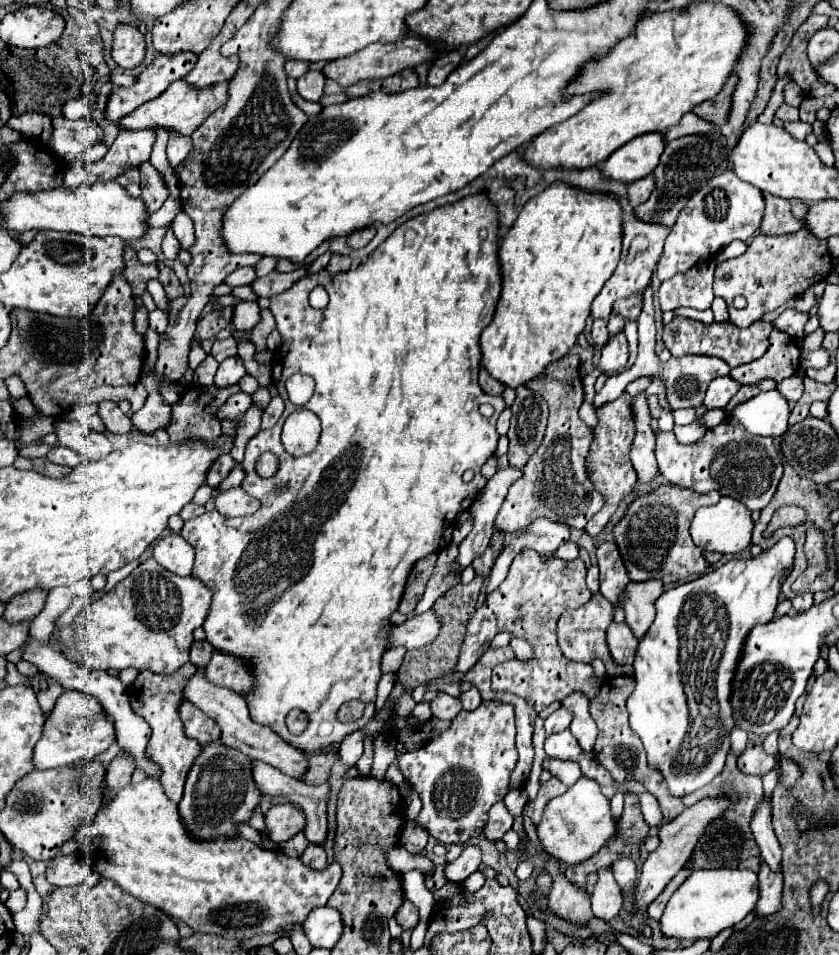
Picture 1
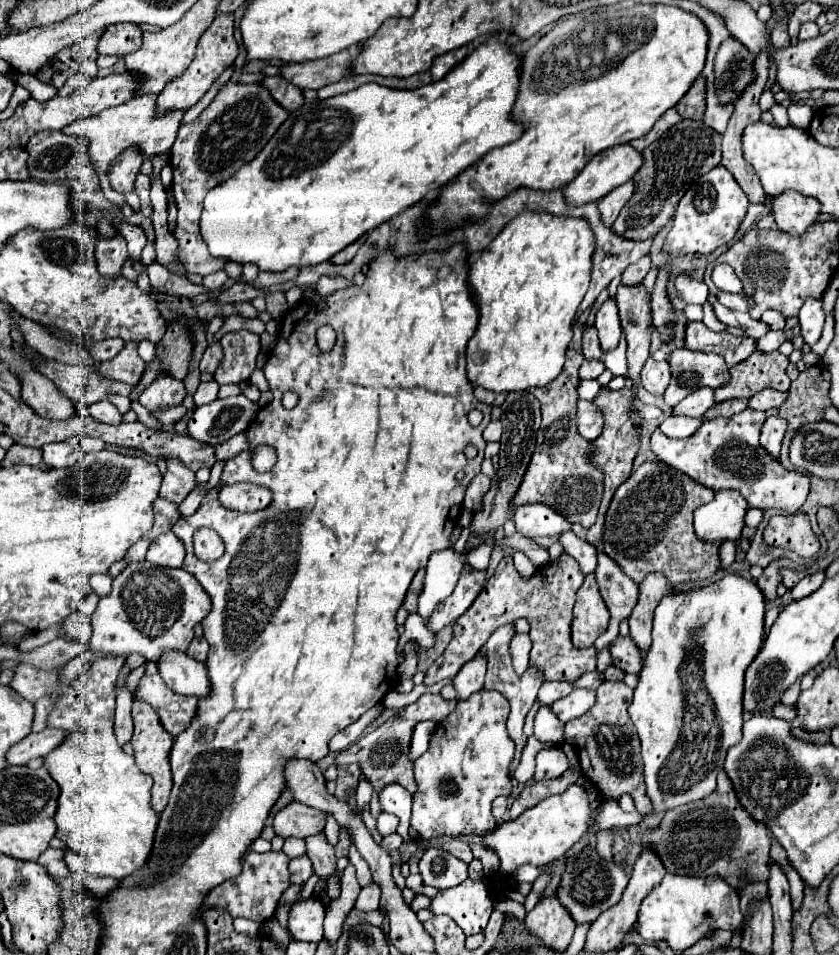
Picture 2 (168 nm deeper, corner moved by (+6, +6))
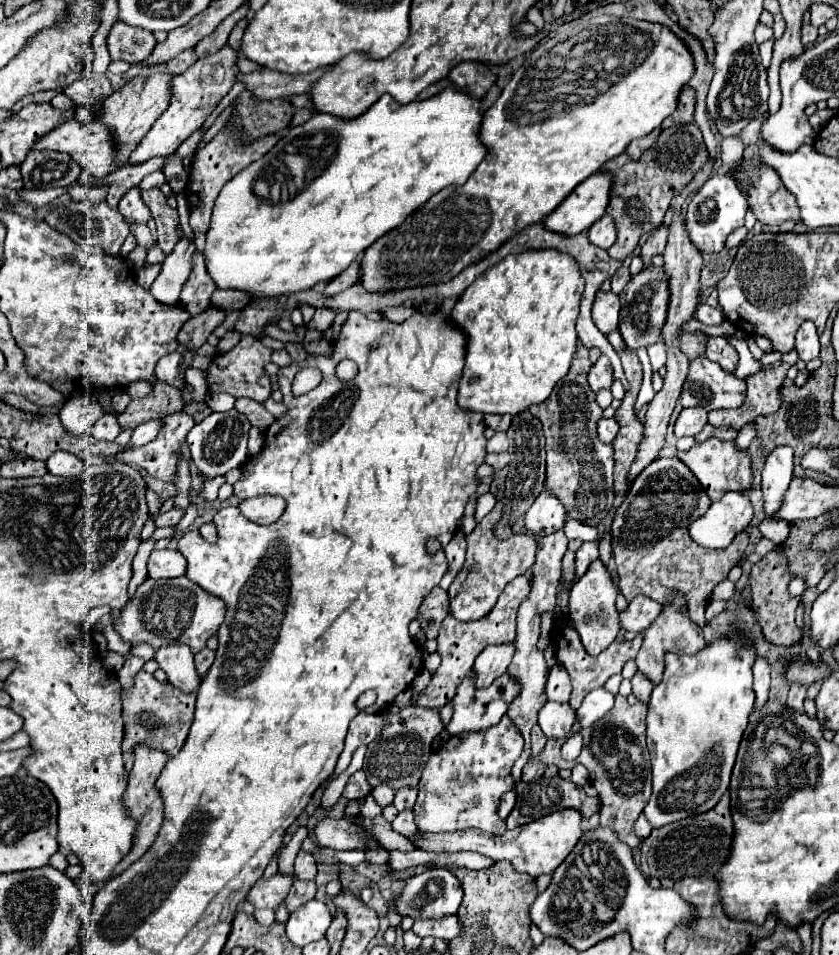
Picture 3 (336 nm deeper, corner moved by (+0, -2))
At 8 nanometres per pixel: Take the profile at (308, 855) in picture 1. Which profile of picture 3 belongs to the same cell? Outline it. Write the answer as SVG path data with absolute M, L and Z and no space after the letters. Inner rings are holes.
M295 879L293 886L291 886L289 894L285 900L287 910L293 912L295 908L303 906L305 902L313 900L317 892L315 881L304 881Z

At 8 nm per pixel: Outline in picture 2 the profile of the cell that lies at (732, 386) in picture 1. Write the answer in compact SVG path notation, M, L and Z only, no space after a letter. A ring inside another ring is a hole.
M699 388L693 394L689 394L683 402L679 402L673 408L673 416L691 416L691 418L699 418L703 416L715 402L711 400L713 390L711 388Z

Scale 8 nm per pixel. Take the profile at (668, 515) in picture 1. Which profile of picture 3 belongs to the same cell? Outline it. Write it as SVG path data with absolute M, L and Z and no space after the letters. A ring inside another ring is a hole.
M657 458L633 480L611 524L611 548L619 574L619 590L627 600L645 594L665 604L671 598L669 592L679 590L687 596L689 618L699 628L705 628L705 608L713 588L727 578L749 542L747 534L741 534L723 550L701 548L689 536L689 524L703 516L709 506L711 498L679 458Z

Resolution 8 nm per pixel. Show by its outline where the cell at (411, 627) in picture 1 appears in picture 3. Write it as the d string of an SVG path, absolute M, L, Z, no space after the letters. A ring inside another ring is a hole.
M501 504L475 526L475 530L467 536L467 560L453 584L449 586L449 614L459 622L471 622L483 618L497 602L501 590L519 574L525 574L535 564L535 548L537 542L533 536L511 536L509 540L497 540L493 536L493 526L501 518Z

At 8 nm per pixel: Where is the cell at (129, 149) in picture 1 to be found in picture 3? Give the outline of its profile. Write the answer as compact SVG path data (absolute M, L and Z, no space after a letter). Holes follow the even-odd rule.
M137 186L123 194L123 198L119 200L119 212L127 222L147 222L151 218L149 208L143 204L141 190Z

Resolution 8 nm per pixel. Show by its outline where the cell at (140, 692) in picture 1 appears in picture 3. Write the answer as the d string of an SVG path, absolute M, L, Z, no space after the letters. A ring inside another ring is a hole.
M137 744L135 748L135 764L133 764L133 770L129 774L129 786L127 786L127 792L123 796L129 812L133 818L139 820L139 830L137 830L137 838L135 838L135 844L131 848L131 852L121 860L121 864L117 866L117 874L123 872L125 868L129 868L139 856L143 856L147 852L147 848L153 844L161 824L163 824L163 816L165 816L165 804L163 804L163 798L161 798L161 792L155 788L155 782L157 782L157 776L161 774L163 766L167 764L169 756L165 756L165 752L161 750L153 750L149 748L147 744Z

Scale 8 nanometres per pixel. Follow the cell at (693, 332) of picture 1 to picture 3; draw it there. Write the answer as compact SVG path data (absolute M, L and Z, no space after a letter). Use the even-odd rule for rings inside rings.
M711 336L707 338L707 348L705 348L705 354L709 360L717 362L723 370L727 372L733 372L737 368L737 352L731 348L731 344L727 344L725 338L721 336Z

